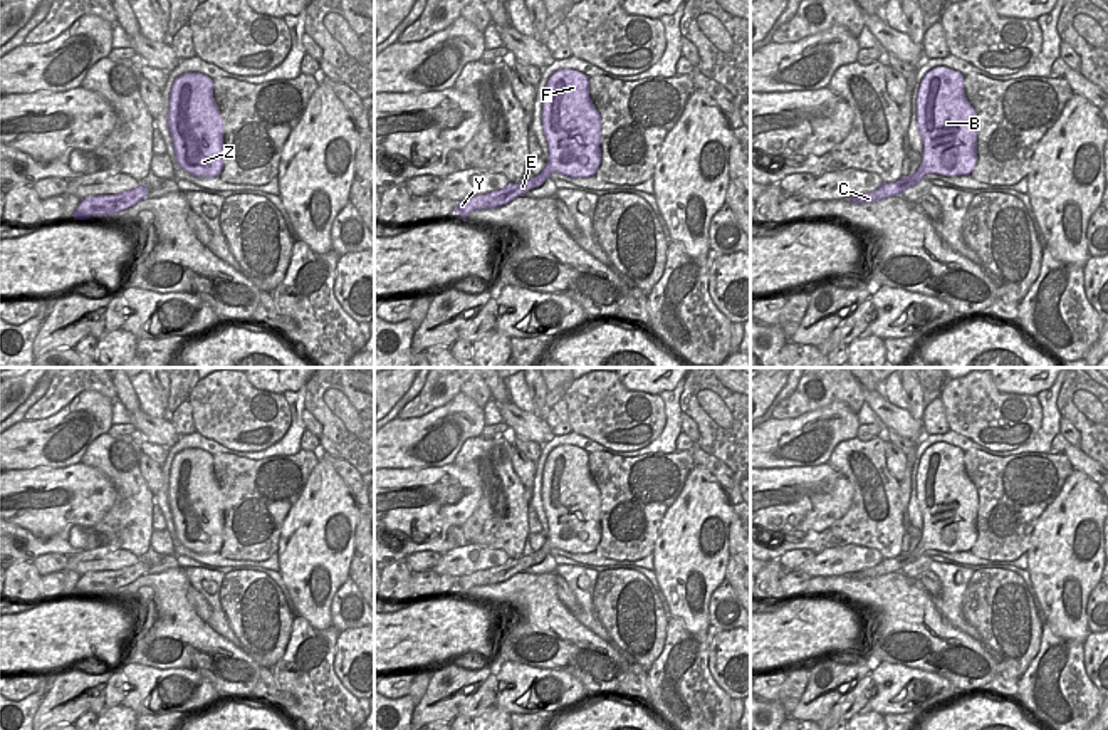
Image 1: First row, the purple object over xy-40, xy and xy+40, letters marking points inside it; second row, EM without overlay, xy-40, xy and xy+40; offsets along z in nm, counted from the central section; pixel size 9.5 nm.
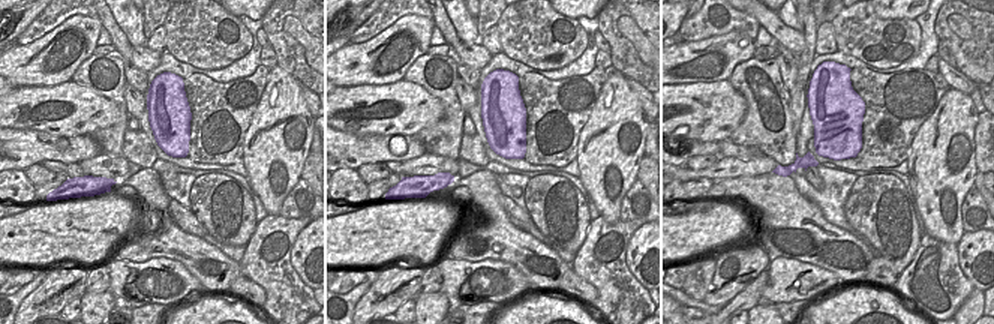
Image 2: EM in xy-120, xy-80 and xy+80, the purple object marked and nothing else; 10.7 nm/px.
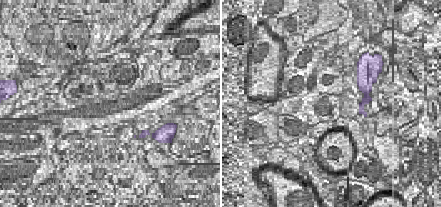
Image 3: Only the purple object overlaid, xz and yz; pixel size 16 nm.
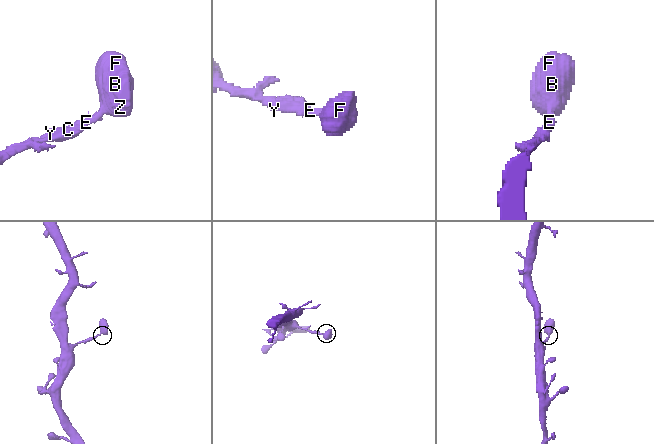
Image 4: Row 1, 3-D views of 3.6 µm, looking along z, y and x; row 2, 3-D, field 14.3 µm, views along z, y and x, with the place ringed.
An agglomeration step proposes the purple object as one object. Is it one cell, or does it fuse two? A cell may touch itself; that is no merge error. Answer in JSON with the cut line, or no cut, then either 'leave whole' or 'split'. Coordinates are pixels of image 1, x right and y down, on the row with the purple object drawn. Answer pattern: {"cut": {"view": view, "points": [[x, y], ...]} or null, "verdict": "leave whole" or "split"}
{"cut": null, "verdict": "leave whole"}

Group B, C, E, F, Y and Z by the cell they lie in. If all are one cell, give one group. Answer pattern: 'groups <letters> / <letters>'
groups B C E F Y Z

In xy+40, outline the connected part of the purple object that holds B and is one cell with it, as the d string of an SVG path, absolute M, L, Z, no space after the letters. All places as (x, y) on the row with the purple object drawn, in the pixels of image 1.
M949 67L928 70L918 87L917 126L922 136L922 163L913 175L878 190L849 198L851 203L873 203L898 196L918 185L928 173L967 176L977 164L977 112L964 91L964 76Z

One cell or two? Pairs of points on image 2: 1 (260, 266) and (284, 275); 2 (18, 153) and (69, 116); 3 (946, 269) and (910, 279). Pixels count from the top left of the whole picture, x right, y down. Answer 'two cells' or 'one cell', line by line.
1: one cell
2: two cells
3: one cell

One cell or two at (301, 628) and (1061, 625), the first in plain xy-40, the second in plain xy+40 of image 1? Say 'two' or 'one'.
two

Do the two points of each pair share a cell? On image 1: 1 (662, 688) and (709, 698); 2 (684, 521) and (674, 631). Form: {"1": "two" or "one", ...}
{"1": "one", "2": "two"}

